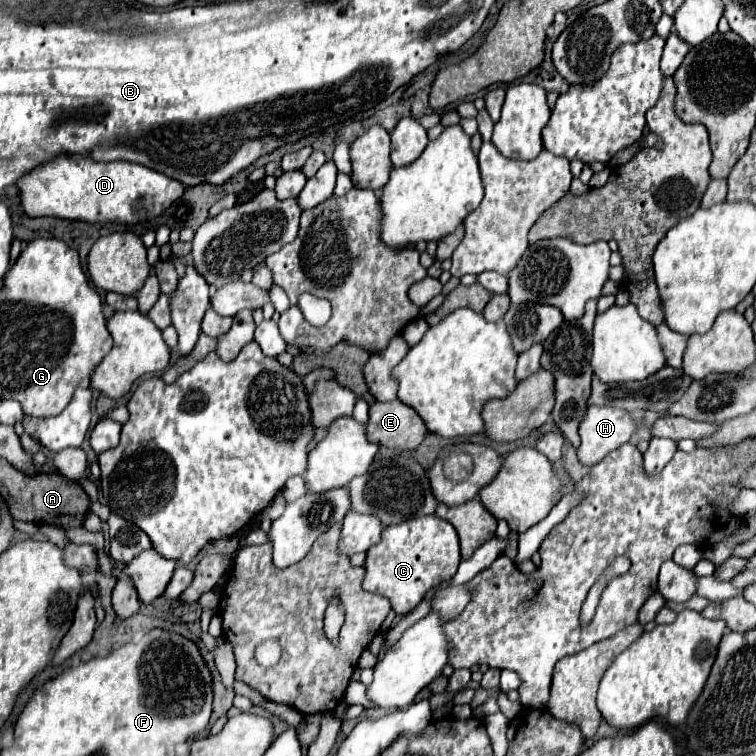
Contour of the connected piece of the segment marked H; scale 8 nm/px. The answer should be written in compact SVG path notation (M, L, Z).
M590 406L580 426L578 458L582 464L596 464L618 446L630 442L636 434L638 422L628 410L612 406Z

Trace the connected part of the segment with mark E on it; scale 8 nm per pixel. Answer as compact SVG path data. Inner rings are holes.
M400 400L374 402L370 406L368 436L372 442L398 450L414 450L426 434L428 430L416 410Z

